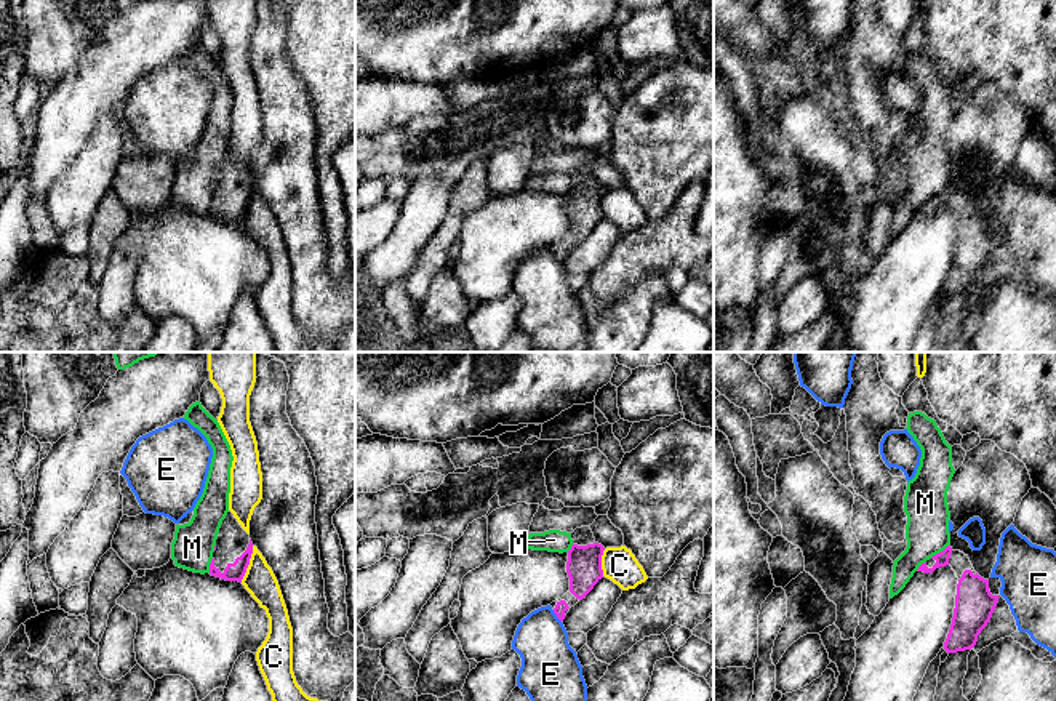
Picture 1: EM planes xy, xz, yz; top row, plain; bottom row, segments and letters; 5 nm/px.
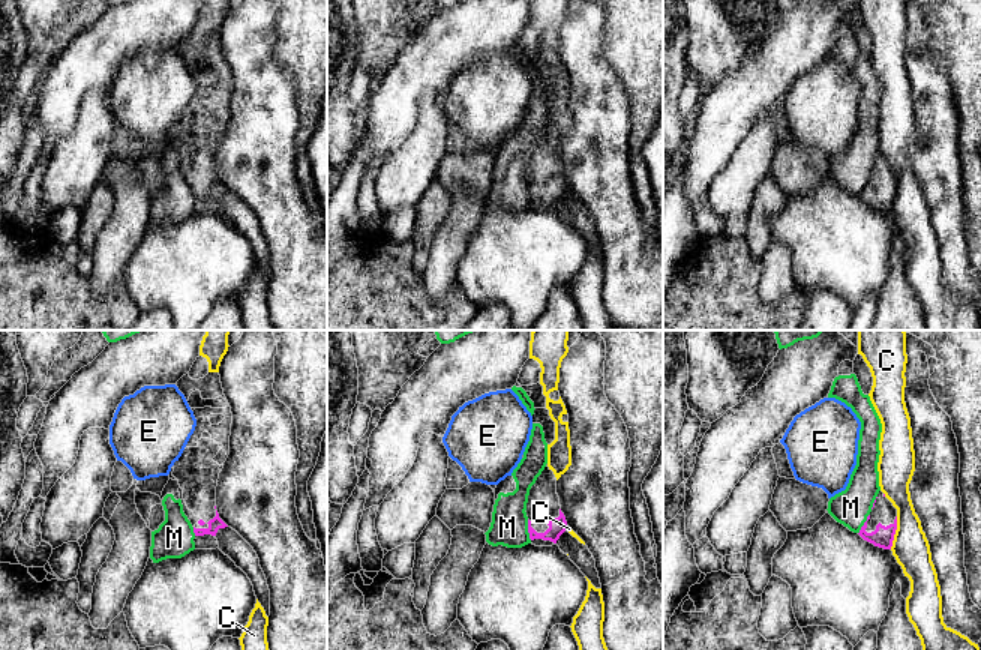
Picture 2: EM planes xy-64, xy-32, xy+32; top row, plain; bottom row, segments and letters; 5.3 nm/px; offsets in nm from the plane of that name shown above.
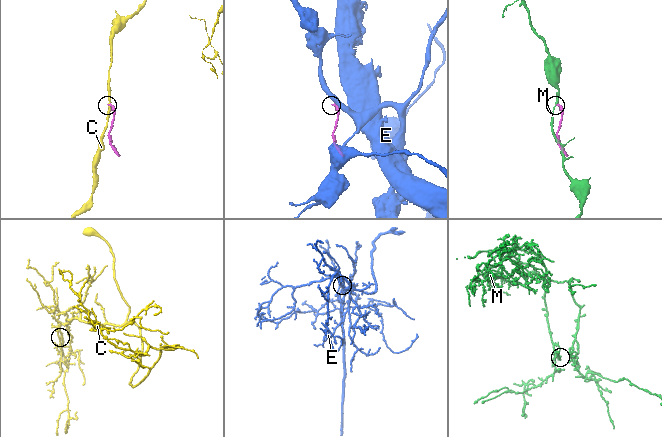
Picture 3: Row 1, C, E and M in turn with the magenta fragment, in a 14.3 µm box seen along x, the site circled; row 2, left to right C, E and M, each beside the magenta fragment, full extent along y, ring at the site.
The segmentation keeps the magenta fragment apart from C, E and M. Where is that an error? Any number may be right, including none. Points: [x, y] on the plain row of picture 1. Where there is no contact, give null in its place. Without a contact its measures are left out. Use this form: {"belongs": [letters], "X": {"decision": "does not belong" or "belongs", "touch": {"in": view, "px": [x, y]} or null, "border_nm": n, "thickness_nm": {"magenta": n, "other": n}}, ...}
{"belongs": [], "C": {"decision": "does not belong", "touch": {"in": "xy", "px": [248, 205]}, "border_nm": 200, "thickness_nm": {"magenta": 100, "other": 160}}, "E": {"decision": "does not belong", "touch": {"in": "xz", "px": [557, 258]}, "border_nm": 80, "thickness_nm": {"magenta": 60, "other": 280}}, "M": {"decision": "does not belong", "touch": {"in": "yz", "px": [940, 194]}, "border_nm": 120, "thickness_nm": {"magenta": 70, "other": 220}}}

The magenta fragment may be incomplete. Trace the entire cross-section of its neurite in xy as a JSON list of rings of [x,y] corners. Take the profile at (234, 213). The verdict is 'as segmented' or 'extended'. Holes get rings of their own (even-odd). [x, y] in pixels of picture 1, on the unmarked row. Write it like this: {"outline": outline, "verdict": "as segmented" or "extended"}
{"outline": [[[229,152],[218,174],[210,205],[210,216],[226,222],[242,224],[250,206],[251,195],[253,184],[250,176]]], "verdict": "extended"}

